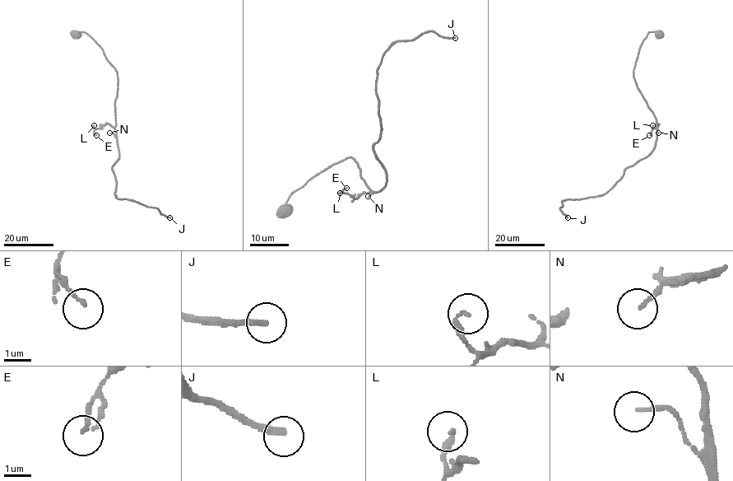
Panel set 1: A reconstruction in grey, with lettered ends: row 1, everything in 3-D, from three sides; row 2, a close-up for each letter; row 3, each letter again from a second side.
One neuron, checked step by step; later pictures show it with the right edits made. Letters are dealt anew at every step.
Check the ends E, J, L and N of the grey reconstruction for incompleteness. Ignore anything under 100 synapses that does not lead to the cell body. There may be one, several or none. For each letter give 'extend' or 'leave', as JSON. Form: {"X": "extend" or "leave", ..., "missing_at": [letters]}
{"E": "leave", "J": "extend", "L": "leave", "N": "leave", "missing_at": ["J"]}

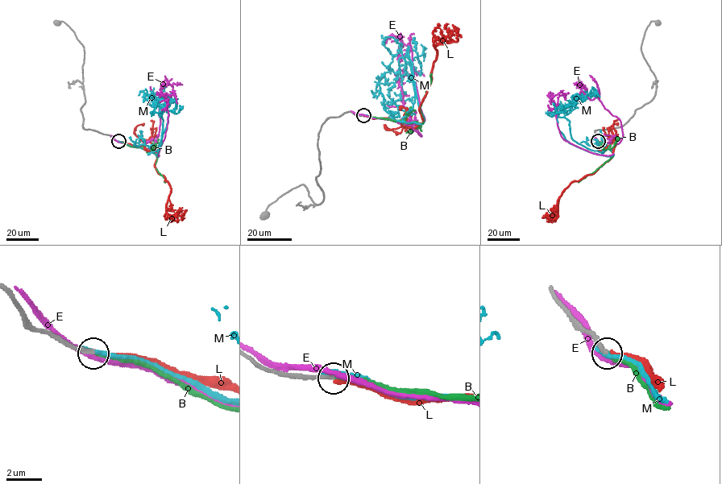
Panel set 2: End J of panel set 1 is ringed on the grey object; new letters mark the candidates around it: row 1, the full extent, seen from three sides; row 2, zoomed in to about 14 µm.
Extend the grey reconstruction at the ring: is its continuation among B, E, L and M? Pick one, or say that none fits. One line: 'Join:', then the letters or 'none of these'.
Join: B

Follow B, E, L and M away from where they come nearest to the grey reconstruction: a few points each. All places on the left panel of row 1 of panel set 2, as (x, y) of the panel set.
B: (118, 142), (151, 150), (157, 159), (155, 166), (164, 182)
E: (118, 142), (151, 148), (159, 155), (168, 117), (163, 96), (174, 93), (177, 103)
L: (118, 141), (142, 146), (149, 141), (156, 153), (155, 169), (171, 188), (166, 212), (184, 213), (184, 217)
M: (118, 141), (150, 152), (157, 150), (163, 120), (159, 113), (158, 101), (162, 98), (146, 94), (145, 89)

